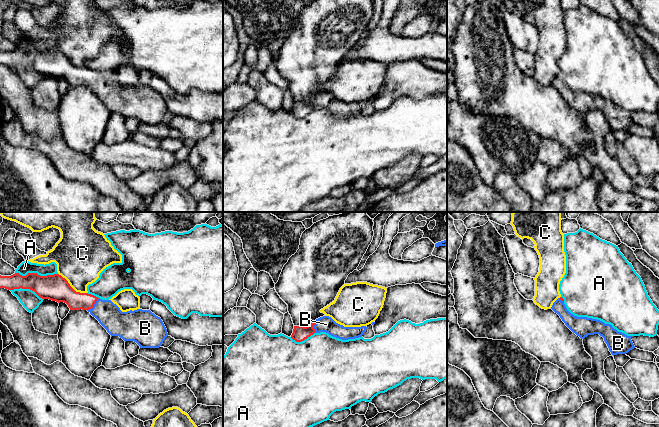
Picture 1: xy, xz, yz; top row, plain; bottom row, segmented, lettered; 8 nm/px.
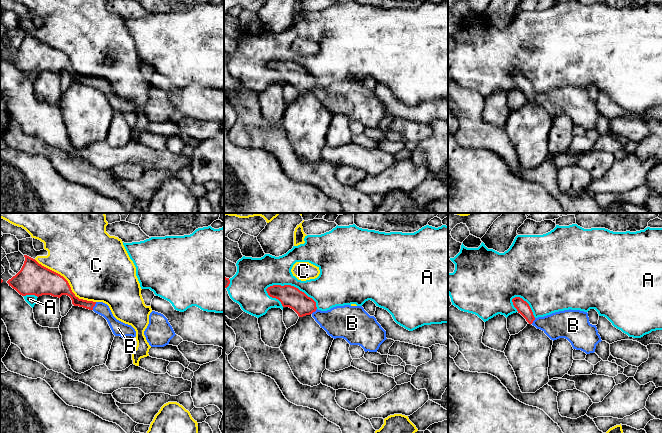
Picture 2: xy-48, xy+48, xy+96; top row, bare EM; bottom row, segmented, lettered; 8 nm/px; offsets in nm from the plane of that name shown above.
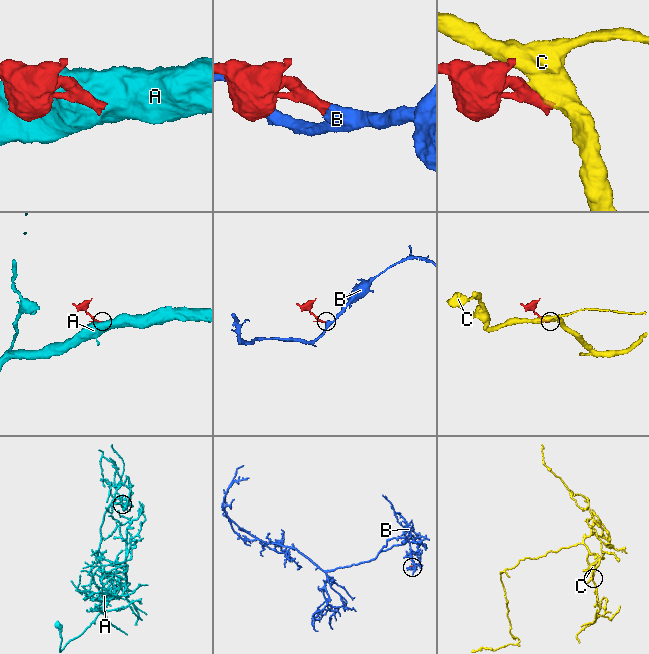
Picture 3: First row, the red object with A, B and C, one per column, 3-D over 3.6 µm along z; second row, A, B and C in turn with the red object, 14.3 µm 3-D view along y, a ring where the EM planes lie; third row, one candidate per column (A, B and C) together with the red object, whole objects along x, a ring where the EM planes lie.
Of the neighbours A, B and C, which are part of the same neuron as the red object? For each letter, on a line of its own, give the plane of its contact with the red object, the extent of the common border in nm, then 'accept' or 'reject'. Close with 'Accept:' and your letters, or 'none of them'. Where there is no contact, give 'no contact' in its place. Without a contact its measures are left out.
A: meets red in xy; contact 340 nm long; reject
B: meets red in xy; contact 140 nm long; accept
C: meets red in xy; contact 280 nm long; reject
Accept: B

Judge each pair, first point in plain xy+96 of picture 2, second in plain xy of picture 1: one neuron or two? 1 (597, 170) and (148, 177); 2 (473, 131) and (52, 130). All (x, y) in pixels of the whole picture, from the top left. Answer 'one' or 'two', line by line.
1: two
2: two

